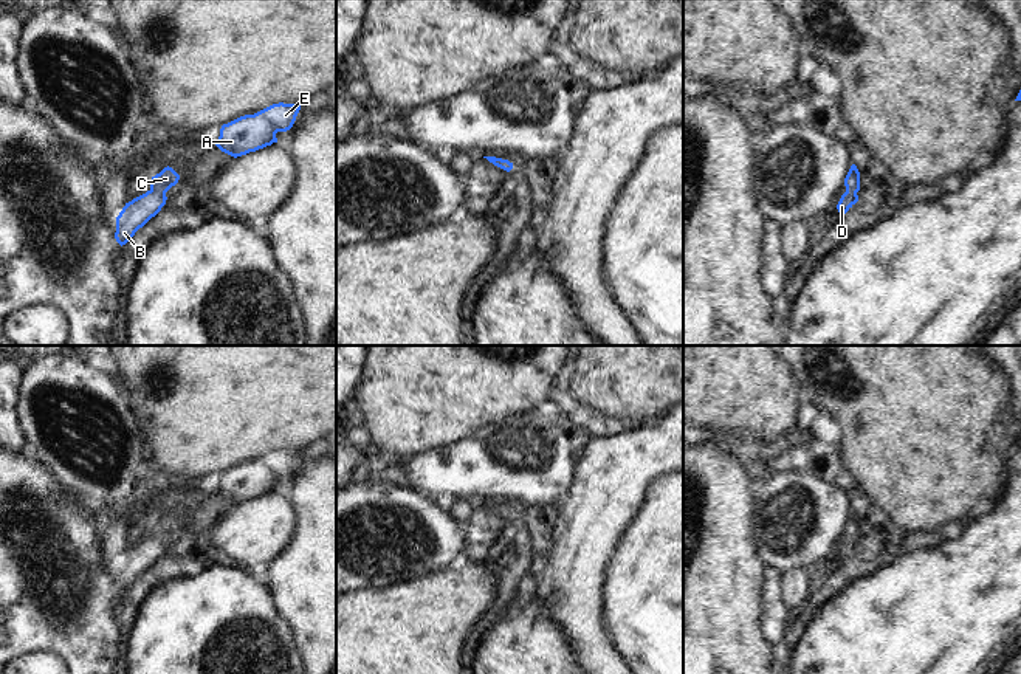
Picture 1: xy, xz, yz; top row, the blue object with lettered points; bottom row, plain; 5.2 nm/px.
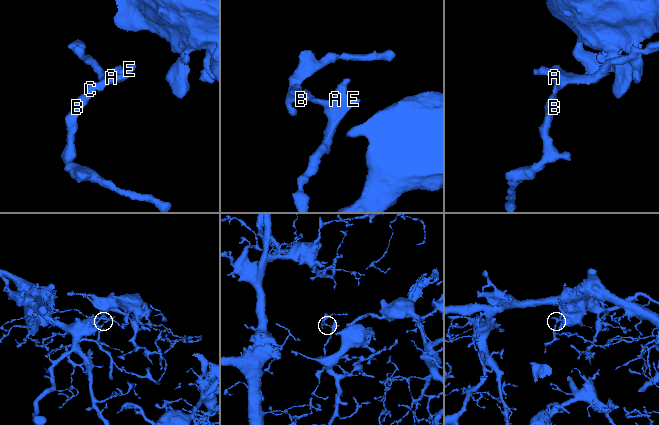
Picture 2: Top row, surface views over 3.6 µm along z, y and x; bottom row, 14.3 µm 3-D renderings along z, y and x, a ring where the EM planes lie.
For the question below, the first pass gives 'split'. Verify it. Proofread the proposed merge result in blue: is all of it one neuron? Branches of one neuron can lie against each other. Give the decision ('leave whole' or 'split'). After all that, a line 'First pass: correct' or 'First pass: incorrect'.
leave whole
First pass: incorrect

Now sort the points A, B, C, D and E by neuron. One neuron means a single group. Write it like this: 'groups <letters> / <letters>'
groups A B C D E

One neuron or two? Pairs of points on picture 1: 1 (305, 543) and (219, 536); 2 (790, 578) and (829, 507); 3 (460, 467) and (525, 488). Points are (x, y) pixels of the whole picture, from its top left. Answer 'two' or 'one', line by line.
1: two
2: two
3: one

